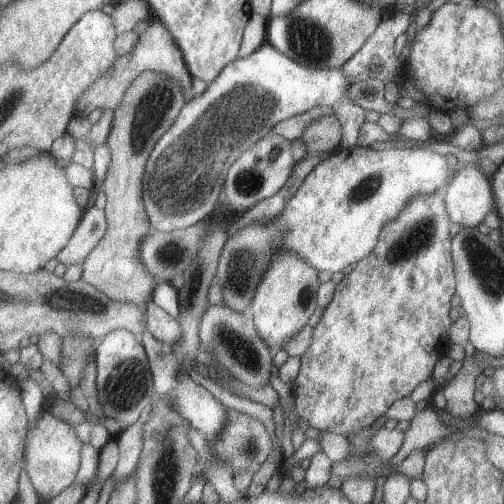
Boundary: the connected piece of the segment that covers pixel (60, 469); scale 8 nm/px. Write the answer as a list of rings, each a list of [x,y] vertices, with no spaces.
[[[48,409],[44,410],[35,425],[30,422],[30,426],[34,426],[34,430],[30,432],[25,457],[28,464],[24,468],[28,468],[30,478],[41,496],[54,499],[76,483],[77,472],[82,464],[82,442],[76,436],[76,426],[52,415]]]

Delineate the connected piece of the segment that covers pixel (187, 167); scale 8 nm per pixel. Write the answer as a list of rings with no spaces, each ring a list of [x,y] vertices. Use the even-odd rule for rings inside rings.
[[[268,41],[250,56],[228,62],[200,96],[185,102],[176,122],[150,152],[143,176],[143,199],[151,226],[170,232],[208,218],[218,208],[222,194],[212,192],[212,172],[224,180],[230,164],[276,124],[311,108],[330,106],[342,124],[342,149],[356,147],[366,110],[348,98],[348,88],[350,80],[342,70],[302,66],[278,52]],[[190,184],[202,188],[192,188]]]

